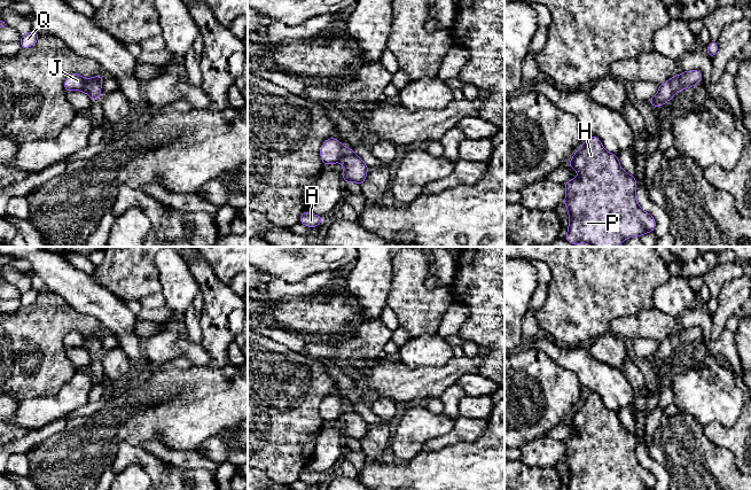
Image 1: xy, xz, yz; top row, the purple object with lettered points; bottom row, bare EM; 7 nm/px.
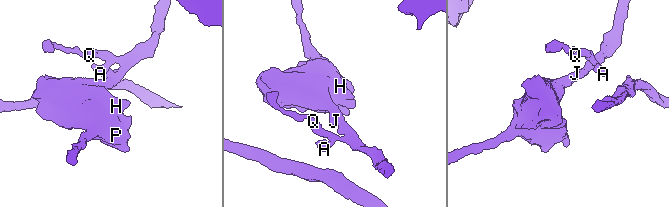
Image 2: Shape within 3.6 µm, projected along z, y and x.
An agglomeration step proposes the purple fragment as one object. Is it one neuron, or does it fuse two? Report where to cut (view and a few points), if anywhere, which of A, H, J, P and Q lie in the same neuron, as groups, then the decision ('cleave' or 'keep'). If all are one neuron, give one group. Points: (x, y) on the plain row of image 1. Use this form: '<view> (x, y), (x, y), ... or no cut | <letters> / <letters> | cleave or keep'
no cut | A H J P Q | keep

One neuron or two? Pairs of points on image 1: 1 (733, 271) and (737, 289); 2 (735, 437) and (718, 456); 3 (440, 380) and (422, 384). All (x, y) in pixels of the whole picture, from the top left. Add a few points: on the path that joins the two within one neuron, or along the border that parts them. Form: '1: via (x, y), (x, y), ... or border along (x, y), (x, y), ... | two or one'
1: border along (738, 275), (728, 279), (717, 296) | two
2: border along (704, 432), (710, 441), (730, 452), (738, 471) | two
3: via (436, 380), (427, 382) | one

